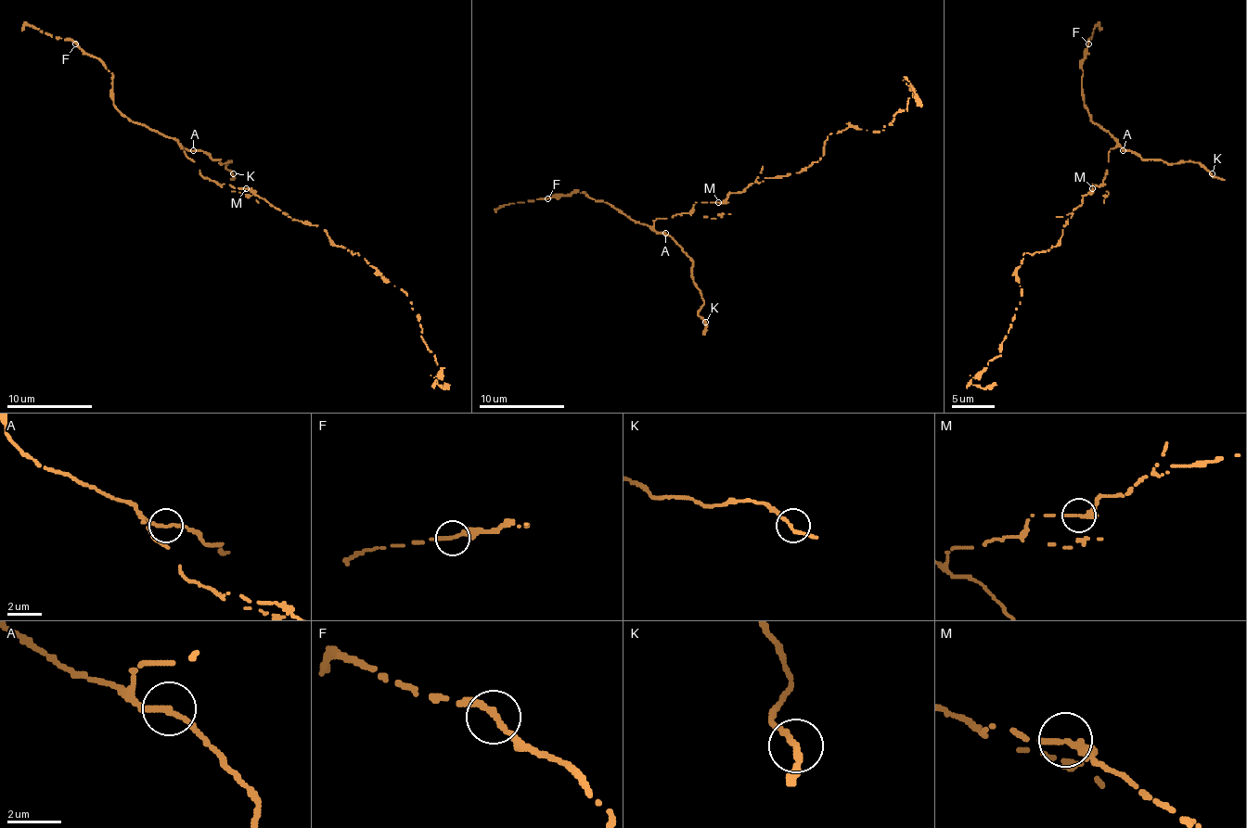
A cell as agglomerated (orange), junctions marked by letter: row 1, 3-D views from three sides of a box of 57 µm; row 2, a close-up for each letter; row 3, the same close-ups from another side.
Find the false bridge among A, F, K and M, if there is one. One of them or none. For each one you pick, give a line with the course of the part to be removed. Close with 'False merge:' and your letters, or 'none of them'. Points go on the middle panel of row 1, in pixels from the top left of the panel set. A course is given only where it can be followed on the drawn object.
False merge: none of them

